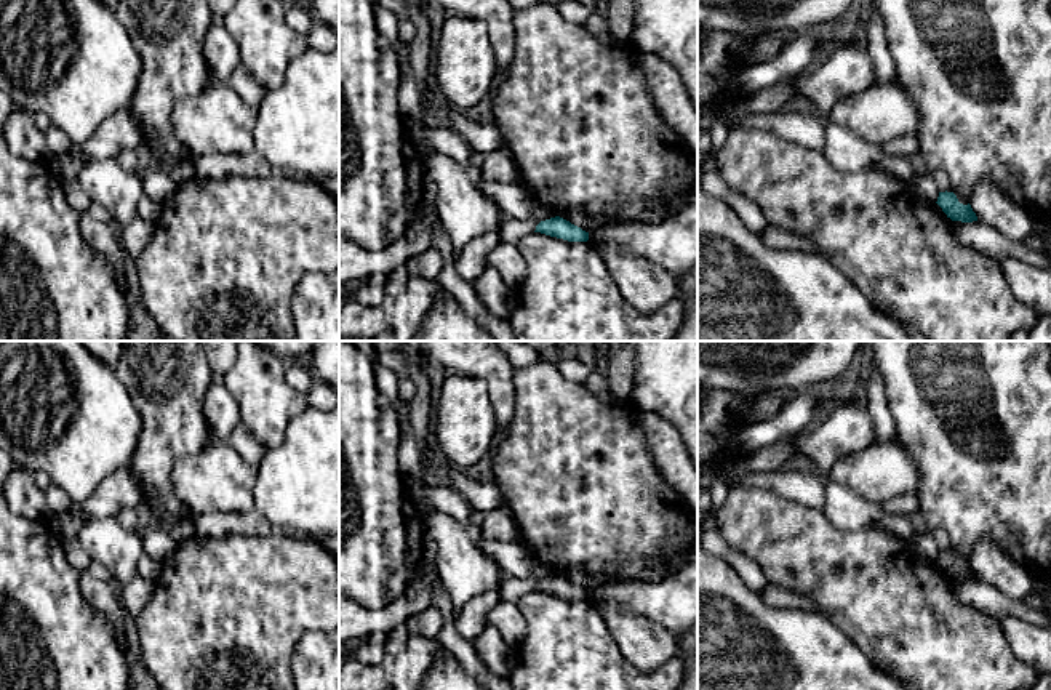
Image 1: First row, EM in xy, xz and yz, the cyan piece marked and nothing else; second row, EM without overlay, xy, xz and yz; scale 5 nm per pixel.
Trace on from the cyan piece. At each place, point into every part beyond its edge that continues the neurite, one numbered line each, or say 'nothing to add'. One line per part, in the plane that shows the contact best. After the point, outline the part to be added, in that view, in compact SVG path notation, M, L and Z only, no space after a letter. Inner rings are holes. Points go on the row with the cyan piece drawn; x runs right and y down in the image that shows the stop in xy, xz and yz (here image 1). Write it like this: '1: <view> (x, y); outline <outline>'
nothing to add

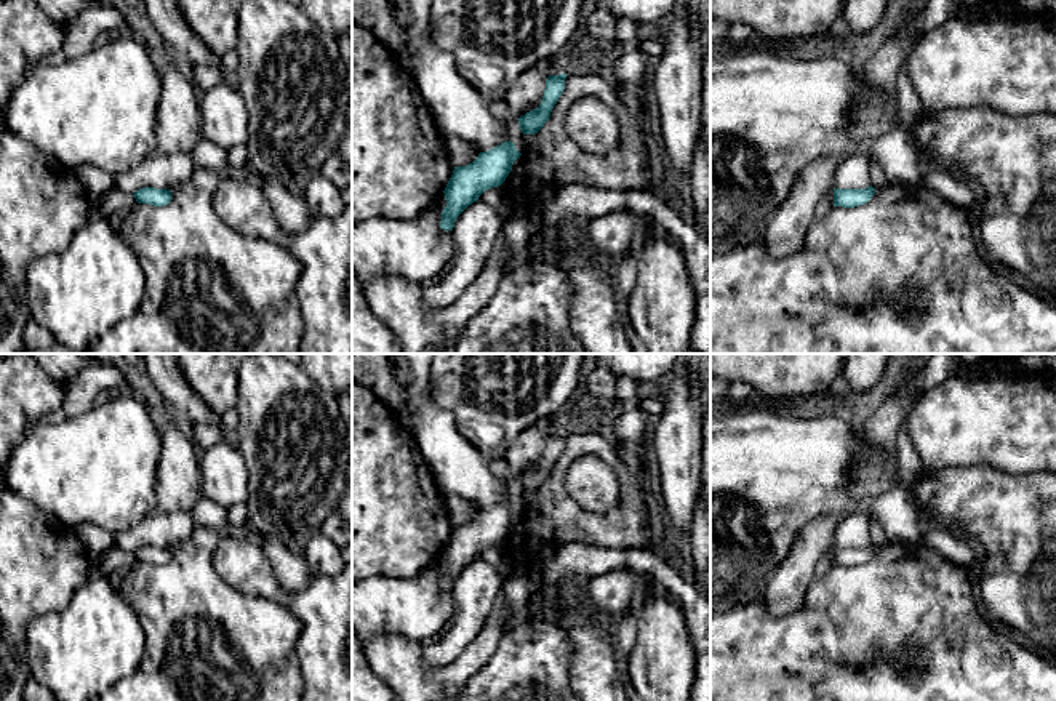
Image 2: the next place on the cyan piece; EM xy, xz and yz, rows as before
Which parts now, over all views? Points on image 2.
nothing to add

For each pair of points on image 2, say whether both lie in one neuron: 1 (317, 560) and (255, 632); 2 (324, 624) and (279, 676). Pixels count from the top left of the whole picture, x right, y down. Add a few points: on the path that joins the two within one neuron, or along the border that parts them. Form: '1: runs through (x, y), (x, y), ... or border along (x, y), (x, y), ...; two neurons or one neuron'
1: border along (301, 552), (314, 575); two neurons
2: border along (296, 618), (301, 626), (296, 658), (304, 684); two neurons

